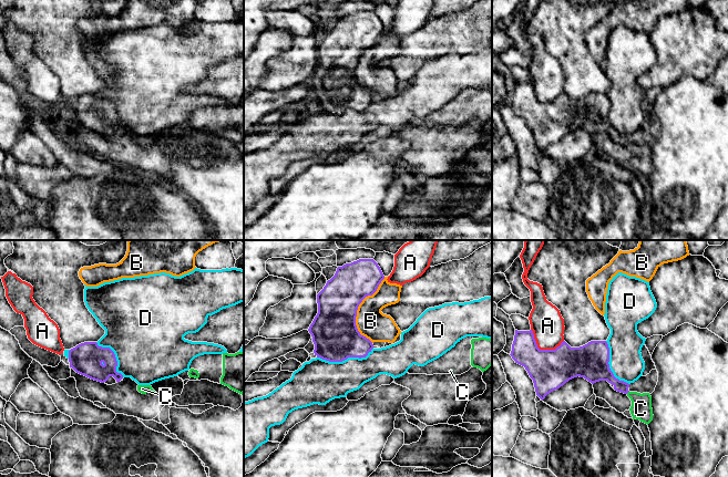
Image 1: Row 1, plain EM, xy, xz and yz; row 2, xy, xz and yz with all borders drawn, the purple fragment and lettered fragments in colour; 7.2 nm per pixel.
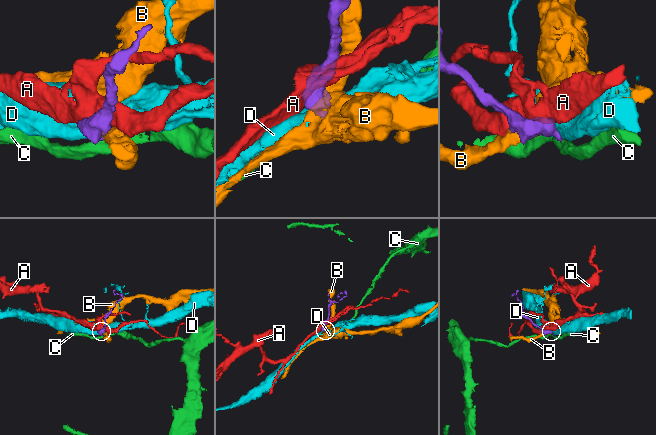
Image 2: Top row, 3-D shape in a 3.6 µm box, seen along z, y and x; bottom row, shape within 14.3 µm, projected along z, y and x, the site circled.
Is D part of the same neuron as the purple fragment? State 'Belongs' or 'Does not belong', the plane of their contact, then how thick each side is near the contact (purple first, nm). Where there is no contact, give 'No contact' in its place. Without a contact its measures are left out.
Does not belong. Touches purple in xz. Thickness 340 nm (purple) against 320 nm

